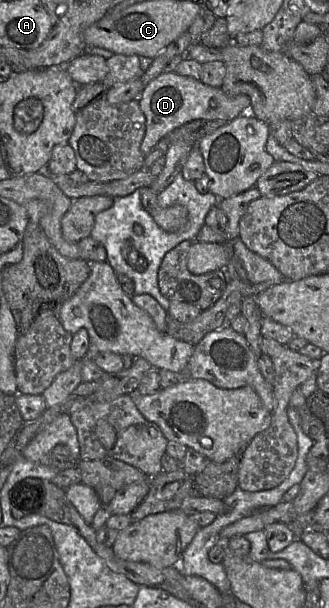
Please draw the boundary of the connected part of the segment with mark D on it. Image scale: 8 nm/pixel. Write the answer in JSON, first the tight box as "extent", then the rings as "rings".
{"extent":[139,72,251,156],"rings":[[[176,72],[161,73],[143,89],[139,106],[146,119],[146,131],[141,152],[147,156],[158,142],[174,129],[193,120],[232,121],[251,110],[247,95],[227,96],[221,88],[211,87],[192,77]]]}

